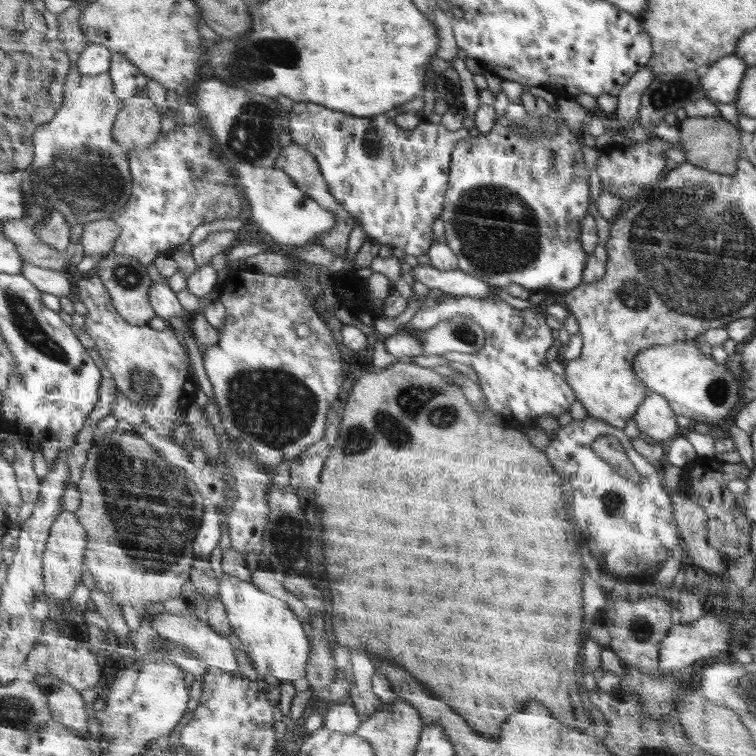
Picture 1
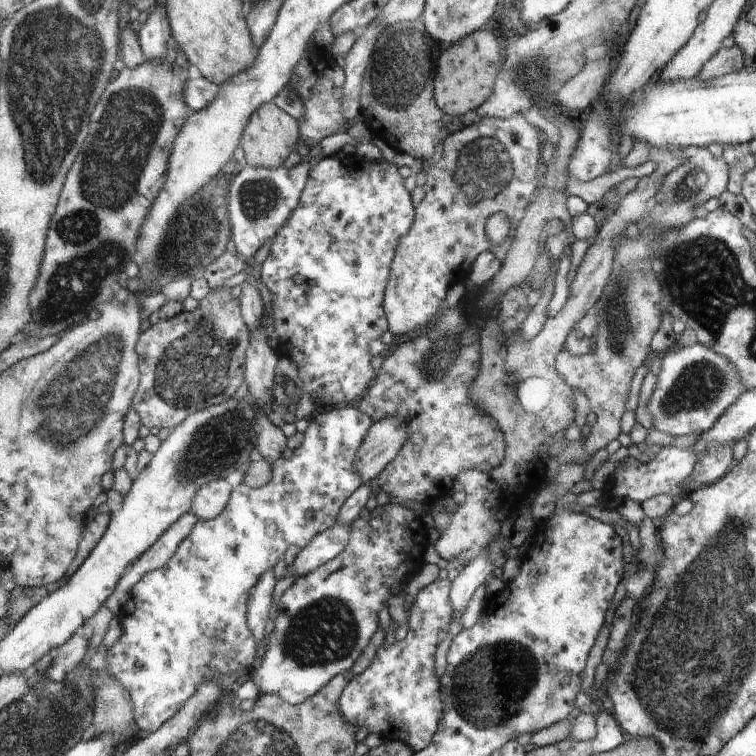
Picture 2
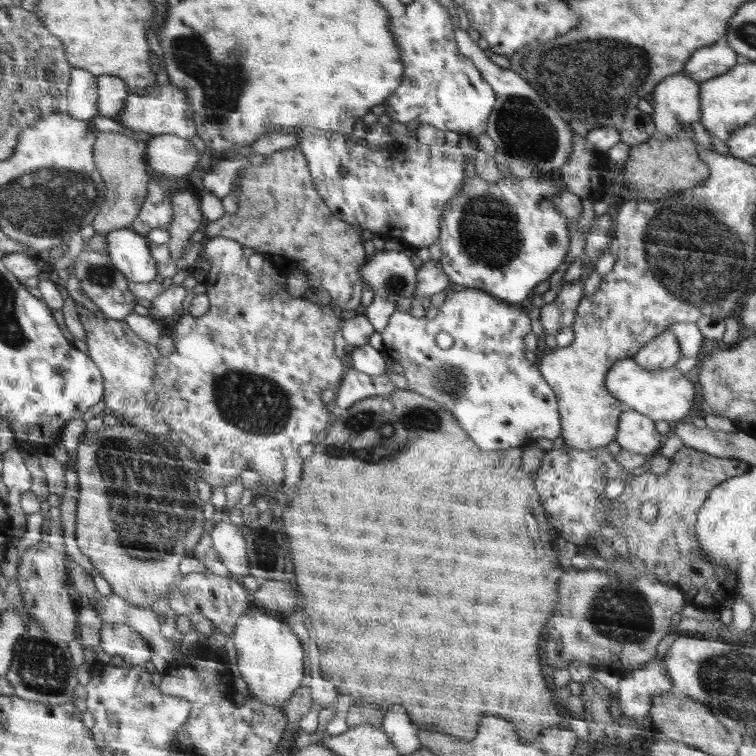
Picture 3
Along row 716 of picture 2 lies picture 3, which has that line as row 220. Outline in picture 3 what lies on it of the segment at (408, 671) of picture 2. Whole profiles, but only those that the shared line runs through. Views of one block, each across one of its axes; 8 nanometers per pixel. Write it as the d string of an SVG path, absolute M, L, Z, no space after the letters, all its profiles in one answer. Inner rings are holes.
M310 126L298 127L294 130L299 138L299 150L306 154L309 170L314 170L313 182L318 182L318 194L322 194L325 205L342 222L349 223L356 230L369 230L373 234L388 234L391 239L401 240L412 249L426 248L436 243L440 234L440 216L444 205L456 197L463 187L465 180L464 168L466 159L458 146L425 145L416 142L413 138L405 144L402 162L396 160L394 170L394 200L392 200L392 148L378 152L378 168L376 168L376 152L365 144L365 138L356 141L351 133L334 130L320 130Z

